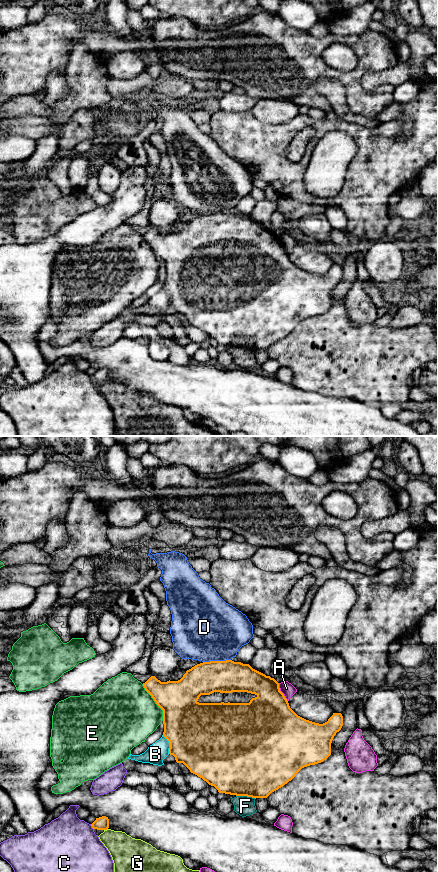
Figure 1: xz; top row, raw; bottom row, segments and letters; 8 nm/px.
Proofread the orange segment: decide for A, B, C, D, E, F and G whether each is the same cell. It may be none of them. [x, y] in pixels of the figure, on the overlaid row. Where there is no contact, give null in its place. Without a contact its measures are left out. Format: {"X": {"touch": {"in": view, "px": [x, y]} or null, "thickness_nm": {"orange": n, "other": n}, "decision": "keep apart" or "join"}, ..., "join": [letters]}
{"A": {"touch": {"in": "xz", "px": [281, 692]}, "thickness_nm": {"orange": 400, "other": 100}, "decision": "keep apart"}, "B": {"touch": {"in": "xz", "px": [170, 744]}, "thickness_nm": {"orange": 500, "other": 160}, "decision": "keep apart"}, "C": {"touch": {"in": "xz", "px": [92, 827]}, "thickness_nm": {"orange": 110, "other": 440}, "decision": "keep apart"}, "D": {"touch": {"in": "xz", "px": [216, 661]}, "thickness_nm": {"orange": 260, "other": 500}, "decision": "keep apart"}, "E": {"touch": {"in": "xz", "px": [155, 701]}, "thickness_nm": {"orange": 320, "other": 480}, "decision": "keep apart"}, "F": {"touch": {"in": "xz", "px": [246, 795]}, "thickness_nm": {"orange": 500, "other": 160}, "decision": "keep apart"}, "G": {"touch": {"in": "xz", "px": [105, 829]}, "thickness_nm": {"orange": 110, "other": 260}, "decision": "keep apart"}, "join": []}

